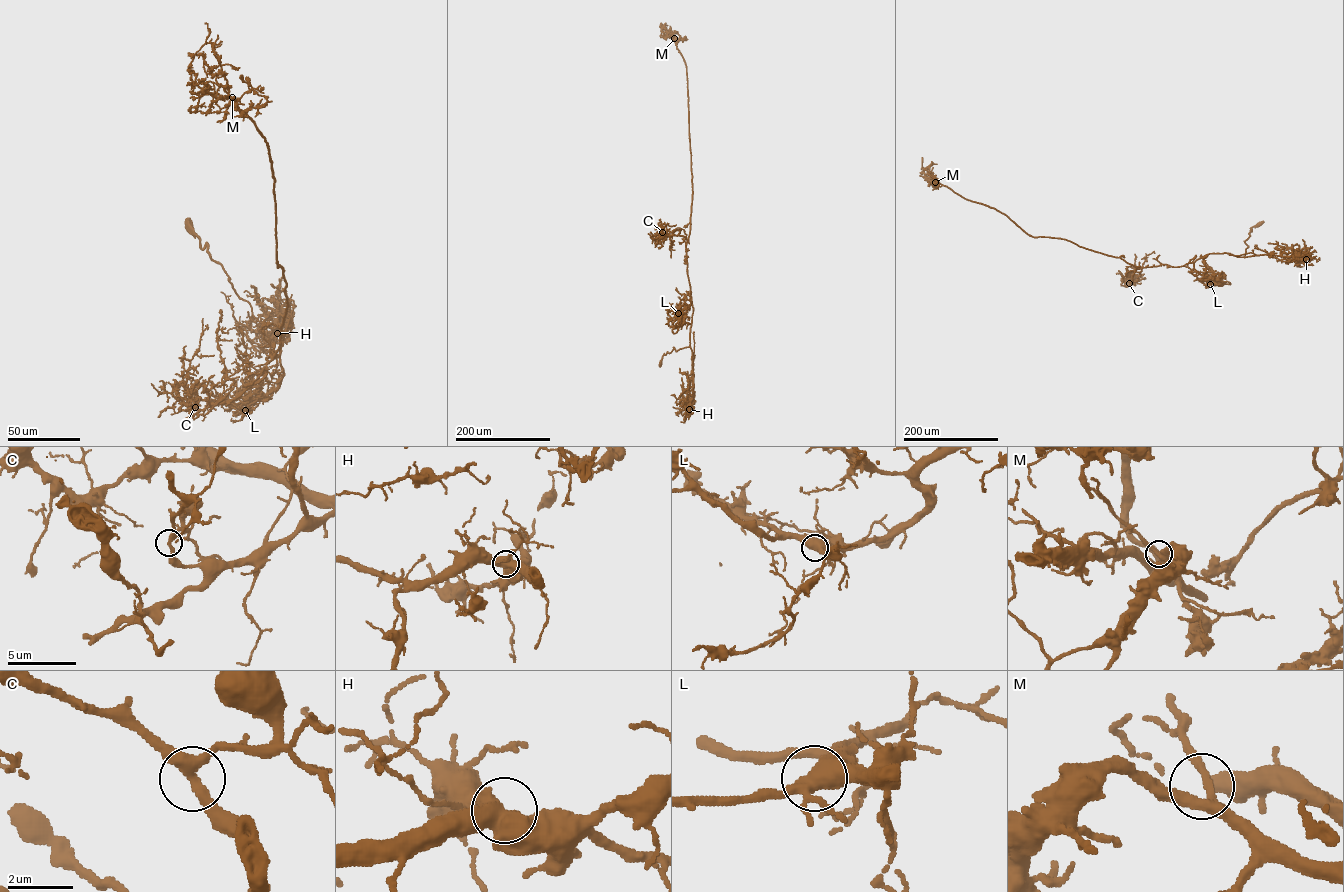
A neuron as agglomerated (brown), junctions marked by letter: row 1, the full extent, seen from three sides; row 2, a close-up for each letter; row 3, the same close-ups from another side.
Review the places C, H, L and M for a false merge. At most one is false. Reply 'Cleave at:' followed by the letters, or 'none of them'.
Cleave at: none of them

